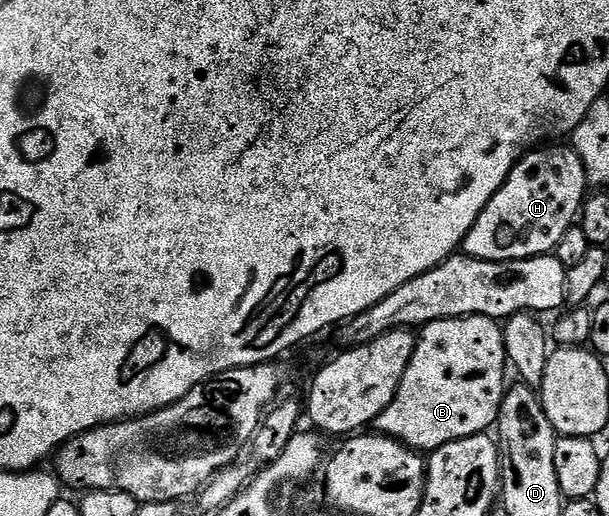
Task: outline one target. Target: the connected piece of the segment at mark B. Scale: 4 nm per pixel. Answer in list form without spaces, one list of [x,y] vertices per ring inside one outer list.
[[[456,316],[424,325],[395,398],[376,418],[376,431],[422,454],[459,438],[488,433],[496,425],[507,391],[501,329],[489,316]]]

